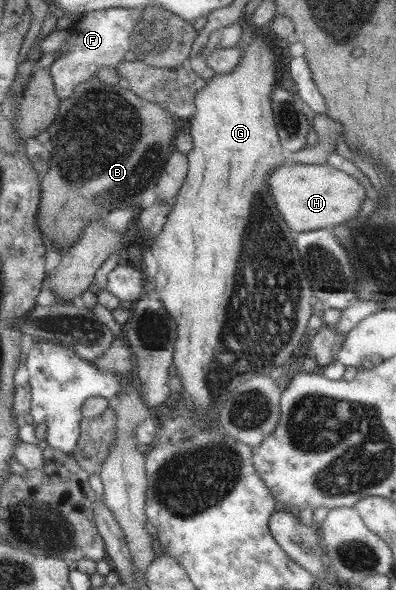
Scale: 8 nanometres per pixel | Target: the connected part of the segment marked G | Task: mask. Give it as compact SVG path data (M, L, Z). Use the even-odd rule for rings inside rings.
M264 30L258 32L257 37L253 38L252 43L246 47L246 53L239 58L239 63L228 74L215 74L210 80L205 81L205 85L194 95L194 115L190 120L185 121L182 127L189 133L192 140L192 148L186 155L187 174L177 196L173 199L170 212L166 216L166 221L162 225L162 231L156 234L152 241L150 251L158 264L157 272L152 280L155 284L155 294L157 299L163 303L166 312L172 316L175 322L177 339L173 344L172 364L174 364L175 375L178 376L181 384L179 400L177 401L174 412L179 420L179 436L189 438L198 430L208 430L210 426L216 426L218 412L222 410L224 403L230 392L239 384L253 376L269 376L273 368L278 368L280 364L286 362L286 358L292 354L292 350L298 346L300 338L306 332L306 323L312 310L312 289L309 287L305 274L300 266L298 250L295 246L297 233L289 229L283 221L279 210L276 208L274 199L270 195L270 189L266 185L266 178L277 166L285 163L286 155L279 144L273 111L271 110L270 93L276 78L276 67L274 67L274 53L266 40L270 37Z

